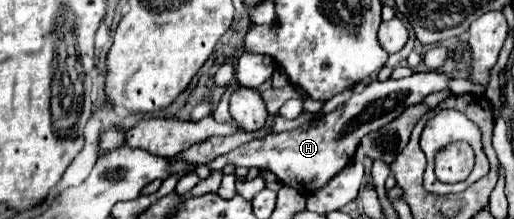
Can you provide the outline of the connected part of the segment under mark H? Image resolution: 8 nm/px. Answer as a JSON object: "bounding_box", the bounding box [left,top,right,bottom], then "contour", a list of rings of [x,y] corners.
{"bounding_box":[209,72,449,192],"contour":[[[415,72],[403,80],[385,80],[385,82],[371,82],[365,90],[355,92],[345,104],[337,110],[289,132],[269,134],[265,138],[251,140],[225,156],[215,158],[209,168],[223,170],[227,162],[243,168],[269,168],[277,174],[277,178],[297,188],[299,192],[315,192],[317,188],[325,186],[337,172],[341,172],[353,158],[361,138],[373,130],[395,120],[407,106],[421,102],[427,94],[437,90],[447,90],[449,76],[441,72]]]}

